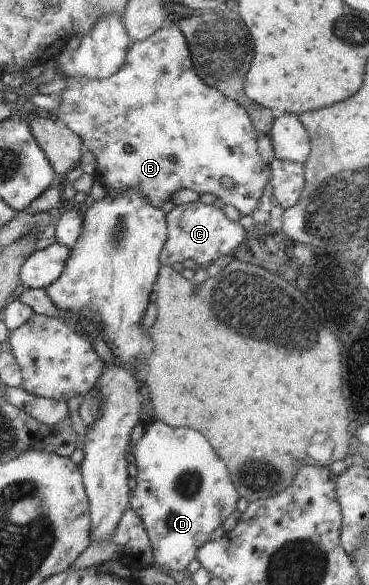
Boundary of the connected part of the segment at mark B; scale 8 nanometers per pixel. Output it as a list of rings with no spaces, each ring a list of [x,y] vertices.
[[[174,25],[174,27],[168,27],[168,29],[160,29],[154,35],[148,37],[148,39],[131,44],[126,53],[126,59],[124,59],[124,63],[120,67],[120,71],[116,71],[114,75],[110,75],[106,79],[83,79],[68,76],[66,87],[59,96],[61,102],[59,108],[53,111],[54,117],[60,123],[66,125],[68,129],[74,131],[74,134],[82,139],[85,150],[94,155],[94,159],[96,159],[98,164],[94,174],[95,181],[98,181],[98,183],[105,187],[106,193],[114,195],[114,193],[126,191],[130,187],[130,189],[142,191],[150,199],[150,203],[154,203],[158,209],[161,209],[167,201],[172,199],[172,195],[176,191],[188,189],[198,195],[214,195],[216,199],[226,203],[226,206],[232,205],[234,209],[238,209],[242,216],[253,215],[254,211],[258,208],[260,197],[264,195],[264,188],[271,177],[270,166],[264,162],[264,159],[262,159],[257,151],[258,133],[254,130],[248,113],[238,103],[226,99],[224,95],[220,95],[218,91],[208,87],[198,78],[194,71],[194,65],[192,65],[190,51],[186,47],[186,39],[184,39],[184,35],[182,35],[178,26]]]

